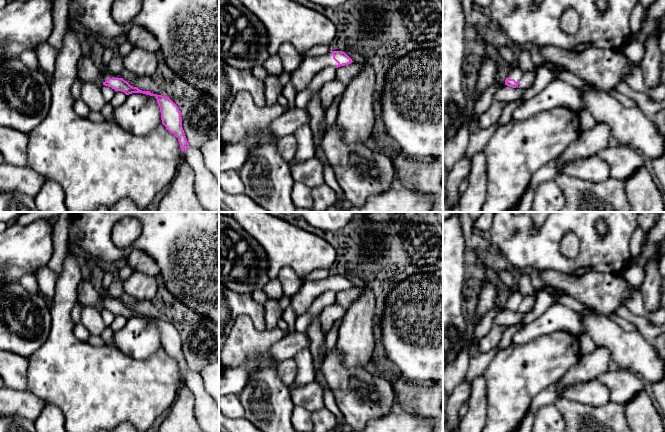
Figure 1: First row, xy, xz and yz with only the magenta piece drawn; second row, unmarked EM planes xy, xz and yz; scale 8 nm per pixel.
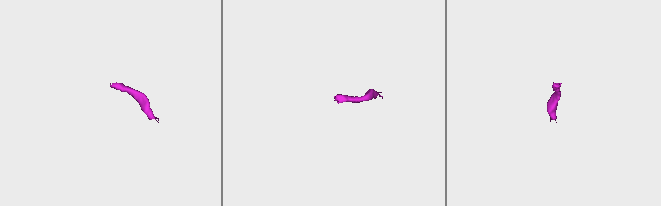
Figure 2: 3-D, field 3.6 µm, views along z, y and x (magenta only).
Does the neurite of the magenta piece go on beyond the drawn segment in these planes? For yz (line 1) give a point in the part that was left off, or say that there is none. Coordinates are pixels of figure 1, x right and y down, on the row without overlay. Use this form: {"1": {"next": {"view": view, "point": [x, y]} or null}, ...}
{"1": {"next": {"view": "yz", "point": [516, 297]}}}

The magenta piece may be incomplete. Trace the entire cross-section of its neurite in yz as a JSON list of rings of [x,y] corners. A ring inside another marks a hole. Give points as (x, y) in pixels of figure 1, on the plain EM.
[[[516,291],[514,293],[511,293],[508,298],[508,301],[505,304],[505,309],[512,312],[516,312],[518,311],[518,308],[522,303],[522,301],[523,301],[523,296],[521,295],[520,292]]]

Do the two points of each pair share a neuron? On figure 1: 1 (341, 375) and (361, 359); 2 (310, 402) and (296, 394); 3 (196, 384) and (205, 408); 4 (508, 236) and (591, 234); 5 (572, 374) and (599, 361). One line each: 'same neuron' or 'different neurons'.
1: different neurons
2: same neuron
3: same neuron
4: same neuron
5: same neuron

